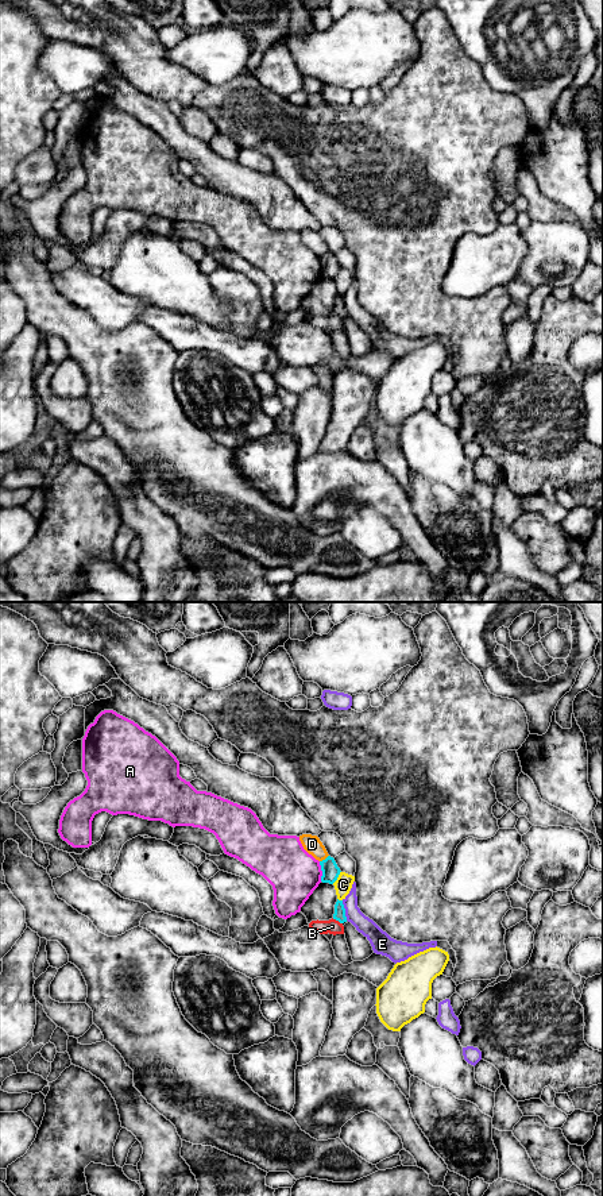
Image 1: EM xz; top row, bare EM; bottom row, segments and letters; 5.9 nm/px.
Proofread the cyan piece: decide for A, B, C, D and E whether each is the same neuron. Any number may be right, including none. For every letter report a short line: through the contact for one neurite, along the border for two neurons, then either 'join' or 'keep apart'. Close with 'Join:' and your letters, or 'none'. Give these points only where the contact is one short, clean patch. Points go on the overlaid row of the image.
A: keep apart
B: line xz (332, 918), (341, 923); keep apart
C: keep apart
D: keep apart
E: keep apart
Join: none

